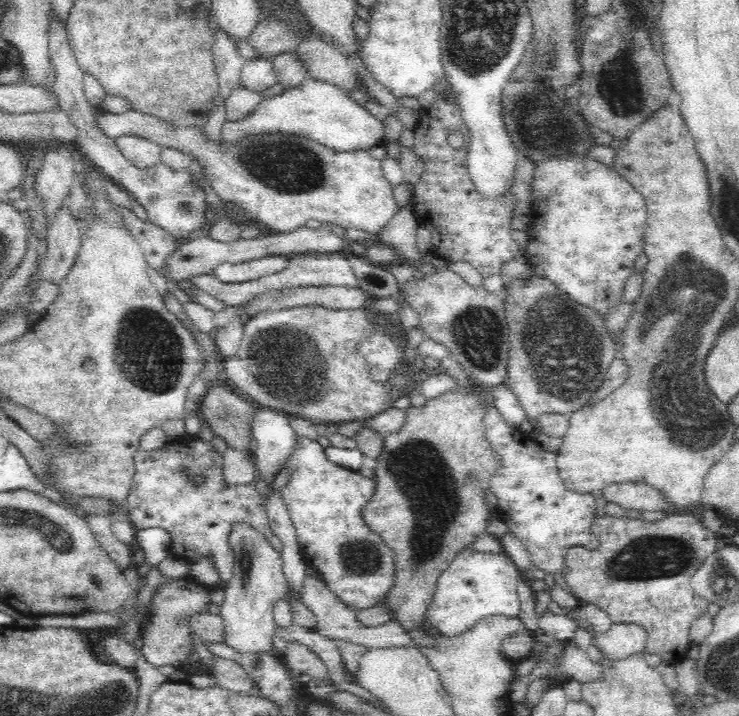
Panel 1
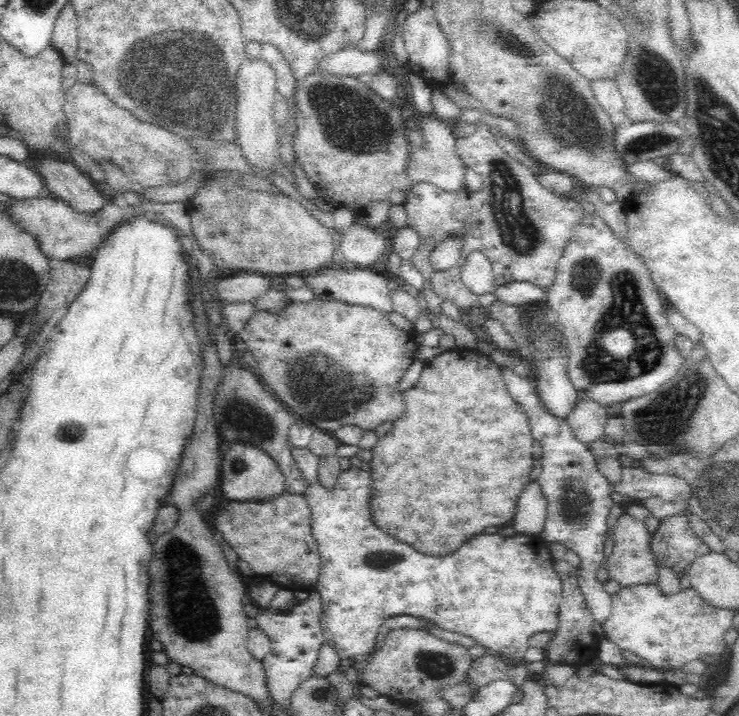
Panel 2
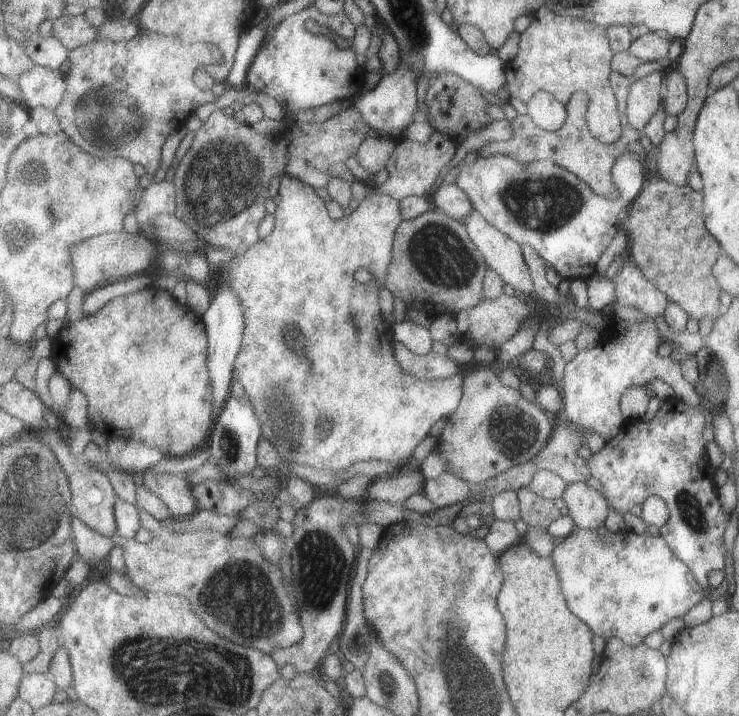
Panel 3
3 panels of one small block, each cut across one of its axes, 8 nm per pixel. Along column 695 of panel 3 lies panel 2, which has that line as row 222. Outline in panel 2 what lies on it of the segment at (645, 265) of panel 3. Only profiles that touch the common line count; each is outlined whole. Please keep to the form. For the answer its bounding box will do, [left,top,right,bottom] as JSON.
[188,178,336,276]

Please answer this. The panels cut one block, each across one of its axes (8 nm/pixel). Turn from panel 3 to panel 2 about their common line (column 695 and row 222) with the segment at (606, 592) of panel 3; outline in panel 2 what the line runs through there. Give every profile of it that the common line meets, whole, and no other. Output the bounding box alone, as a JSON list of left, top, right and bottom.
[548,214,688,410]

